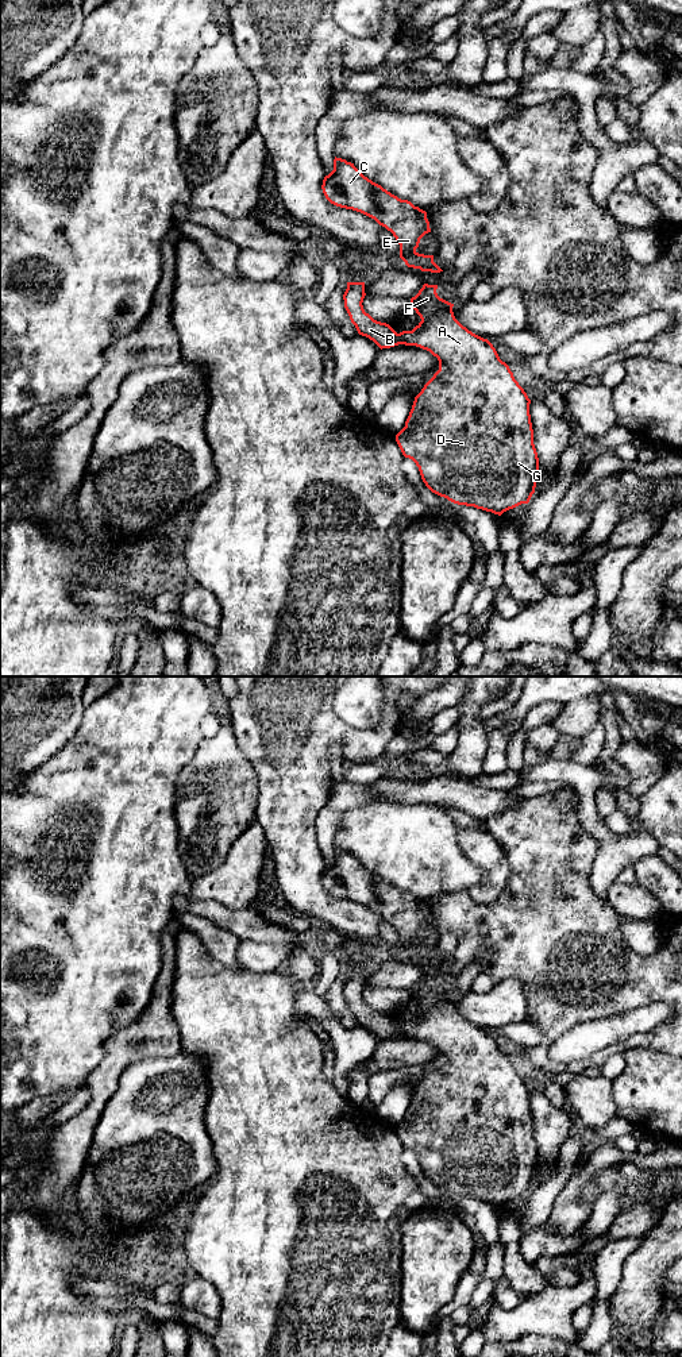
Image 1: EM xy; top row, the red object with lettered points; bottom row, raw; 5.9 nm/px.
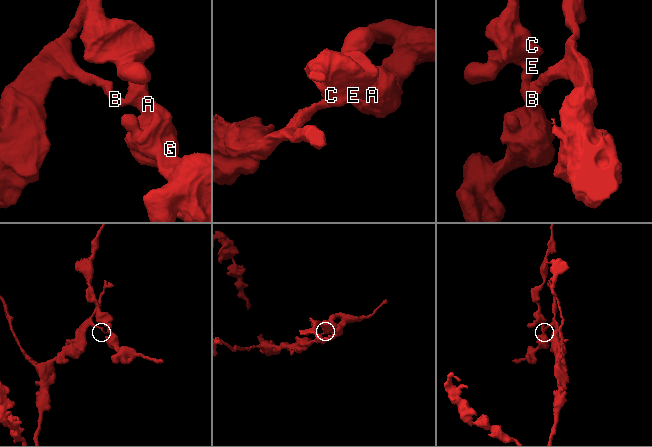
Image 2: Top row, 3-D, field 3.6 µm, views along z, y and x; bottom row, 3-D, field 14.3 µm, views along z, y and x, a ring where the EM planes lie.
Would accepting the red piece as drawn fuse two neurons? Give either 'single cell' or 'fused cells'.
fused cells

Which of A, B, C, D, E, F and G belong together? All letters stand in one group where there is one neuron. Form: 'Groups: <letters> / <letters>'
Groups: A C D E F G / B

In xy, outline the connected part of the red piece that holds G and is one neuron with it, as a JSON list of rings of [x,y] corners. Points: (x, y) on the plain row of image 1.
[[[424,975],[411,990],[411,996],[421,1013],[412,1022],[398,1025],[402,1036],[420,1038],[436,1048],[439,1061],[415,1088],[405,1118],[396,1126],[396,1133],[402,1146],[416,1154],[423,1173],[432,1184],[454,1195],[501,1207],[528,1195],[535,1184],[539,1149],[533,1136],[531,1091],[493,1036],[463,1018],[454,1007],[454,995],[440,990],[436,980],[438,976]]]

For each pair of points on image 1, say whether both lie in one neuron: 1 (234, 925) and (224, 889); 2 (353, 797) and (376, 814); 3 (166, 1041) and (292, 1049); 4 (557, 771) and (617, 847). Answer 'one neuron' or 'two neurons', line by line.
1: two neurons
2: two neurons
3: two neurons
4: one neuron

